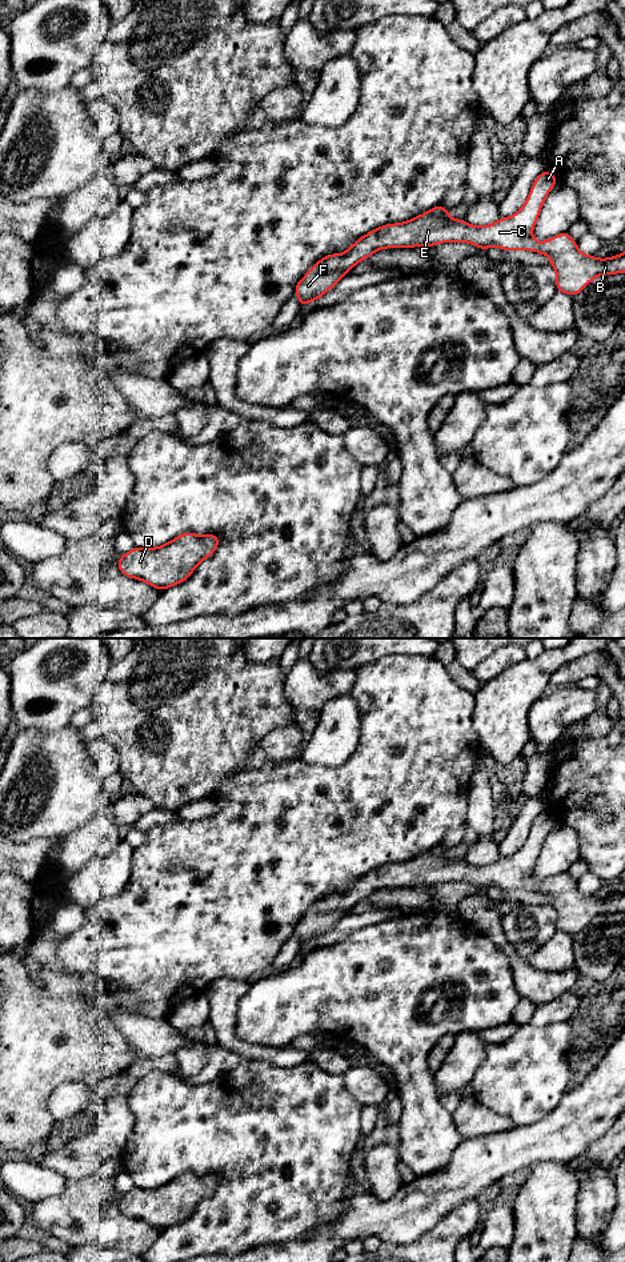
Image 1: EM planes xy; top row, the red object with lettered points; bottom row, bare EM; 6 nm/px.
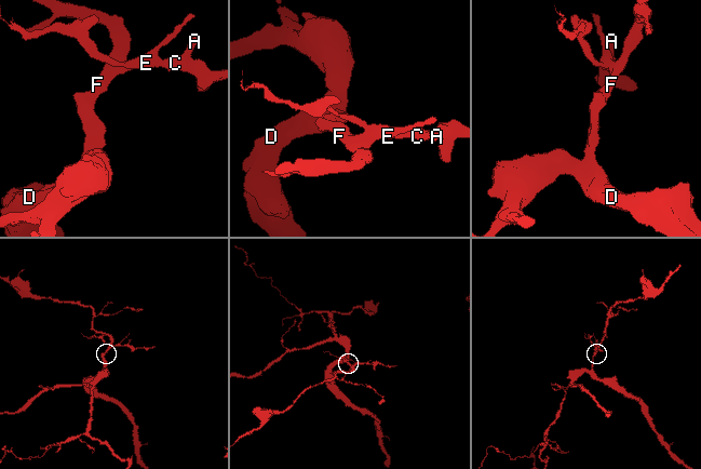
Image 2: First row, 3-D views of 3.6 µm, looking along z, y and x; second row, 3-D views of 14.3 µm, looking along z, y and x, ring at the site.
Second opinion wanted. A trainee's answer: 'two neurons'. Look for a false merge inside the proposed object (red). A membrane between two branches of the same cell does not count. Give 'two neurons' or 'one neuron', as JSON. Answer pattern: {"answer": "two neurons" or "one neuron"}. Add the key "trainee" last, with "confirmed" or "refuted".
{"answer": "one neuron", "trainee": "refuted"}

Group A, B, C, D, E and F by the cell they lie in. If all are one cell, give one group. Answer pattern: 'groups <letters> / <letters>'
groups A B C D E F

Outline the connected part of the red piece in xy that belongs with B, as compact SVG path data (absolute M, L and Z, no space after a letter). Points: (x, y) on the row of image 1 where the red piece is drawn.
M542 172L534 180L522 208L513 216L485 227L449 217L449 209L440 205L412 220L386 224L360 237L344 253L332 253L317 261L297 283L295 293L301 308L320 299L361 260L384 248L434 247L440 243L470 243L481 251L497 247L506 251L533 251L550 257L557 273L556 288L572 297L593 279L625 272L625 252L610 259L584 255L568 232L537 243L532 233L541 207L557 184L552 172Z

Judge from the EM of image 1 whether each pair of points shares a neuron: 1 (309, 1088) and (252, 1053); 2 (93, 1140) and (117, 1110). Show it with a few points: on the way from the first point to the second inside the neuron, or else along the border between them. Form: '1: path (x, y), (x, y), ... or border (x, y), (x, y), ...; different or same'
1: border (252, 1058), (269, 1061), (280, 1066), (296, 1065); different
2: path (100, 1133), (115, 1117); same

